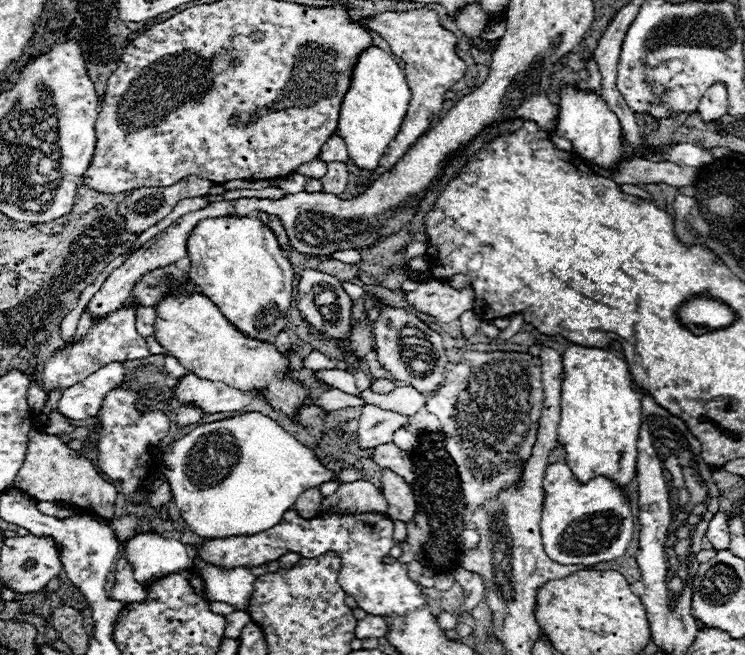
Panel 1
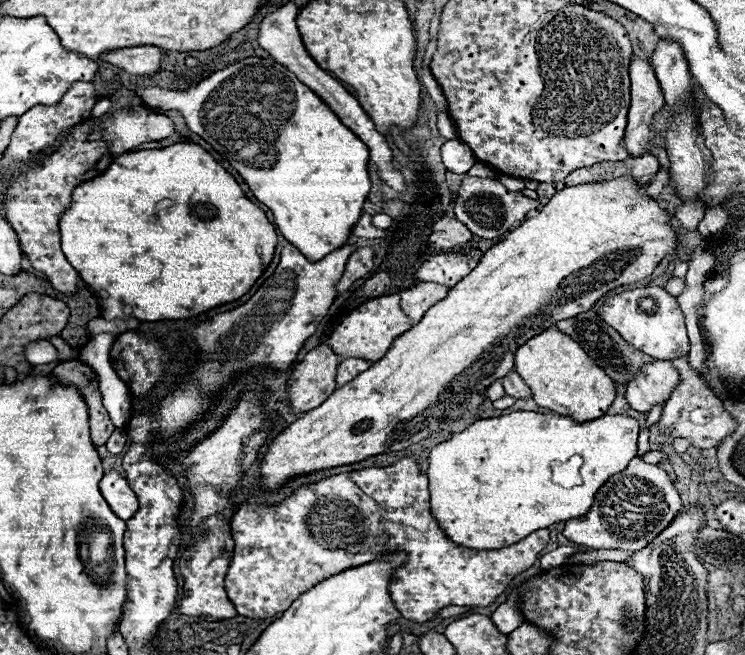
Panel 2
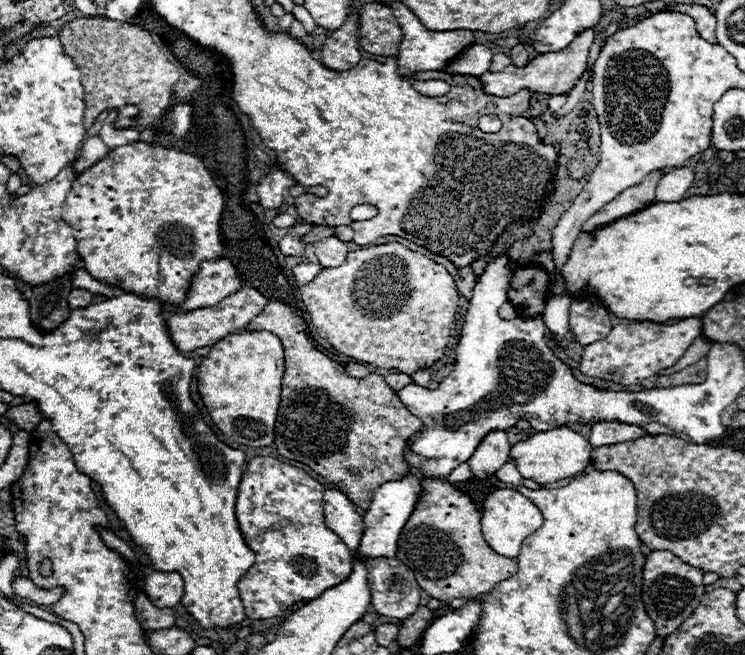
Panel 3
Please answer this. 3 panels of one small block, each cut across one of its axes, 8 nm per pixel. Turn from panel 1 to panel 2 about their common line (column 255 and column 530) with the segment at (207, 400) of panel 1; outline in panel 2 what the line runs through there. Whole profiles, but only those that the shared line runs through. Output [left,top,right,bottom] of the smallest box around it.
[502,370,532,400]

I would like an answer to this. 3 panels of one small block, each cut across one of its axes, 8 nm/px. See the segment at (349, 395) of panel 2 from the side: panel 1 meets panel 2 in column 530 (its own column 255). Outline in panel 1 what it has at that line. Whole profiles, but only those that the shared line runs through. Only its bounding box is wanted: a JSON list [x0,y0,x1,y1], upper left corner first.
[186,216,294,342]

